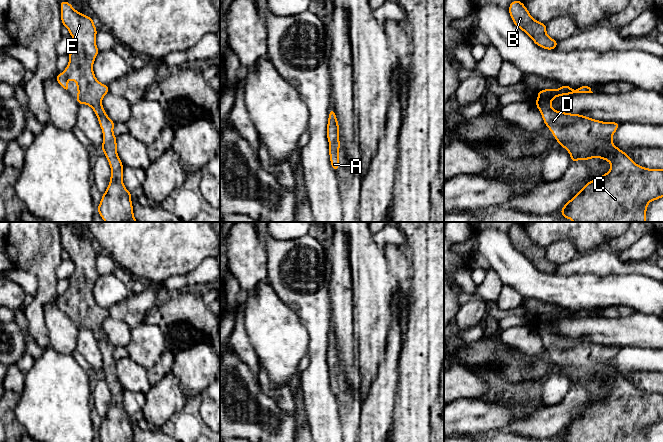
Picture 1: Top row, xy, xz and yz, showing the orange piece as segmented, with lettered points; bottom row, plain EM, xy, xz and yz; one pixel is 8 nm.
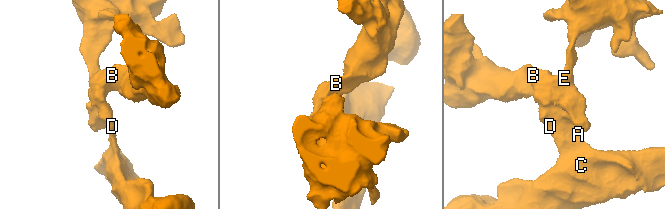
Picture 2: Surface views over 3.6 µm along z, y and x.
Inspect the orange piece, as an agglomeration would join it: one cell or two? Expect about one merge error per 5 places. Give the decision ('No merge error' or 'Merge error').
No merge error

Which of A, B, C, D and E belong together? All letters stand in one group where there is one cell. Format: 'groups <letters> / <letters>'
groups A B C D E

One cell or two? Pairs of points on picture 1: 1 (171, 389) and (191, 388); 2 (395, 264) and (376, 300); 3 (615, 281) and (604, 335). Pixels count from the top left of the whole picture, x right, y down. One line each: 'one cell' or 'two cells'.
1: two cells
2: two cells
3: two cells

